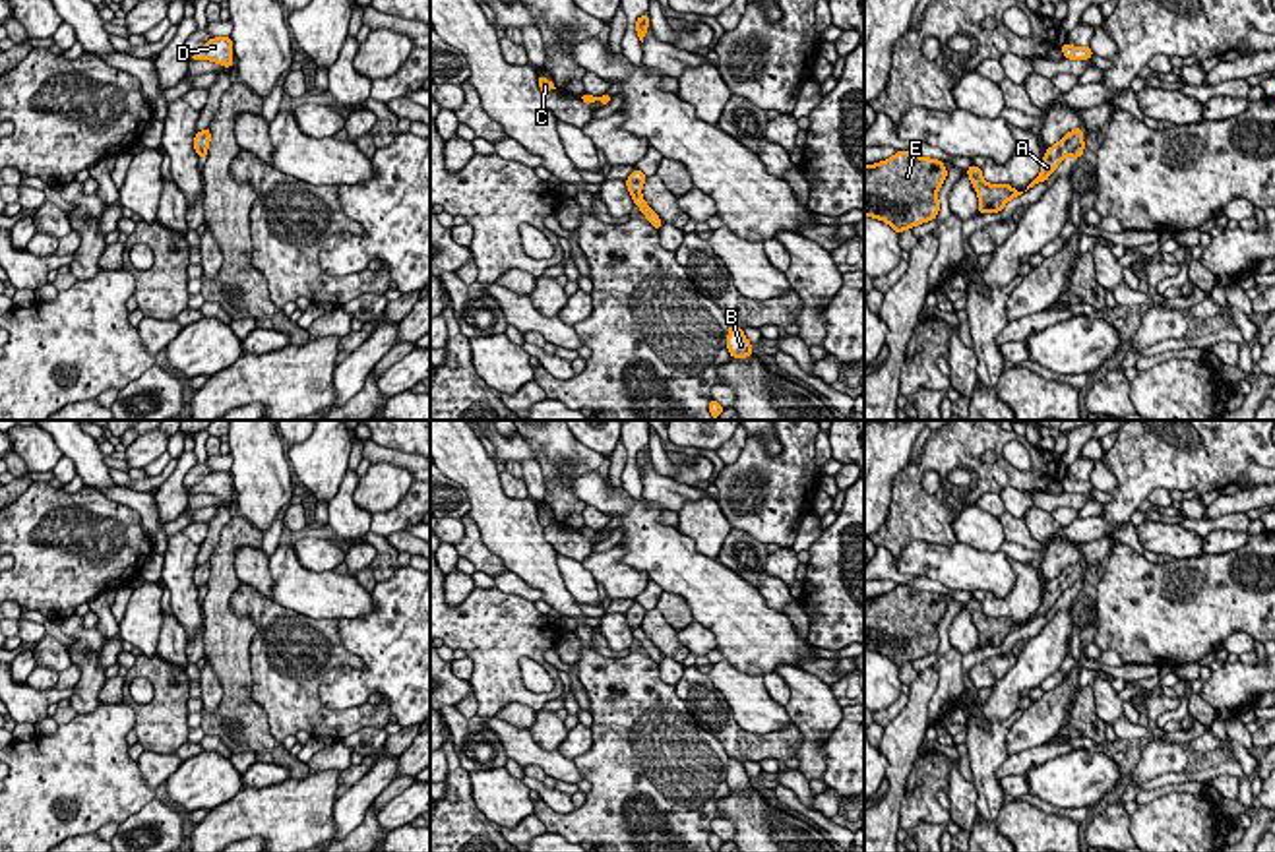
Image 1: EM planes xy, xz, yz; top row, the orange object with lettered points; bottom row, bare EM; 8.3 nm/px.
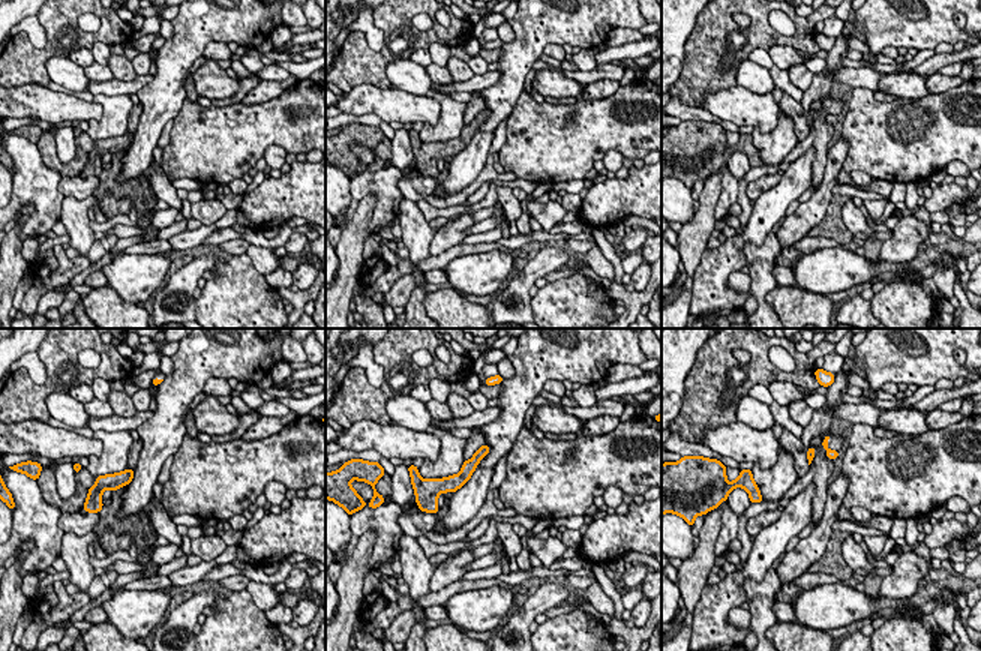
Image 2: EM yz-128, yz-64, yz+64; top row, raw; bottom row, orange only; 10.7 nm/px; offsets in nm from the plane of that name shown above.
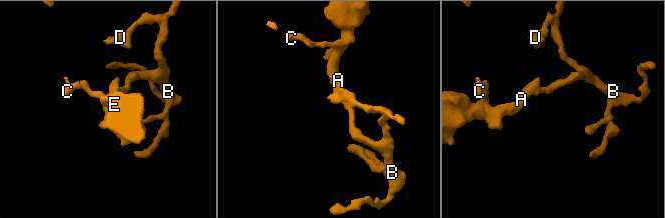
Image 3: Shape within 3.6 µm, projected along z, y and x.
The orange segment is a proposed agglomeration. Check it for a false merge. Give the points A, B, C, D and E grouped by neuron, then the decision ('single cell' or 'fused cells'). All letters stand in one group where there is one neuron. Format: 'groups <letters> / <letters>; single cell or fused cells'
groups A C E / B D; fused cells

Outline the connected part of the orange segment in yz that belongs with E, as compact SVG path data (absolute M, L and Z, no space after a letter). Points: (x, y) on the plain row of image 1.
M897 585L893 591L864 598L864 651L887 656L897 668L938 651L938 624L948 604L940 593Z

